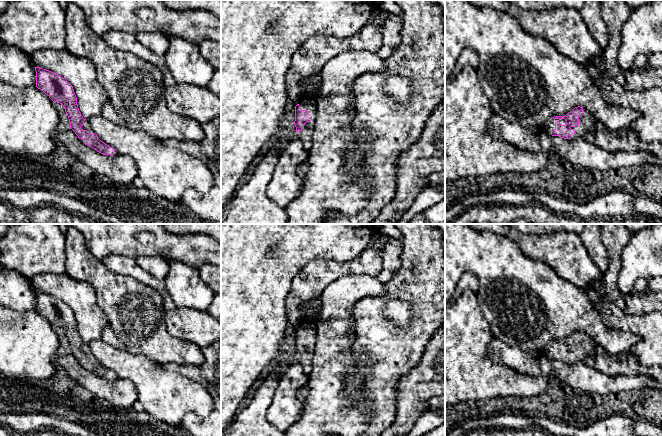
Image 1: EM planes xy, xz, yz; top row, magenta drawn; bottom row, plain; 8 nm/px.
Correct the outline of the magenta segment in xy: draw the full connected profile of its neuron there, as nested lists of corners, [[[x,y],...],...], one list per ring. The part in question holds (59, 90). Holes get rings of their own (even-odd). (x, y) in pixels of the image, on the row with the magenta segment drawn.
[[[40,67],[34,68],[36,71],[36,87],[43,91],[53,102],[63,105],[70,122],[70,128],[78,138],[85,145],[101,154],[117,155],[117,151],[98,138],[89,122],[81,115],[72,85],[56,73]]]

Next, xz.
[[[302,99],[295,106],[295,121],[297,136],[309,151],[312,148],[312,135],[316,120],[315,103]]]

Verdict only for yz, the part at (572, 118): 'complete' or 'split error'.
split error

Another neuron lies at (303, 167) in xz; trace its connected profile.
[[[308,160],[300,163],[298,168],[297,168],[297,173],[303,181],[306,178],[308,170],[309,170],[309,161]]]

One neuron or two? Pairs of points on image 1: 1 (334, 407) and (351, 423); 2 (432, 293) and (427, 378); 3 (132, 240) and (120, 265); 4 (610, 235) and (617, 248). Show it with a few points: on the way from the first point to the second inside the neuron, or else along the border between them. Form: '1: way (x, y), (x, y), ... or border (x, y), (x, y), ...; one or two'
1: way (338, 411), (347, 419); one
2: border (434, 333), (418, 362); two
3: border (134, 257), (108, 255), (102, 260); two
4: way (613, 238), (615, 245); one

